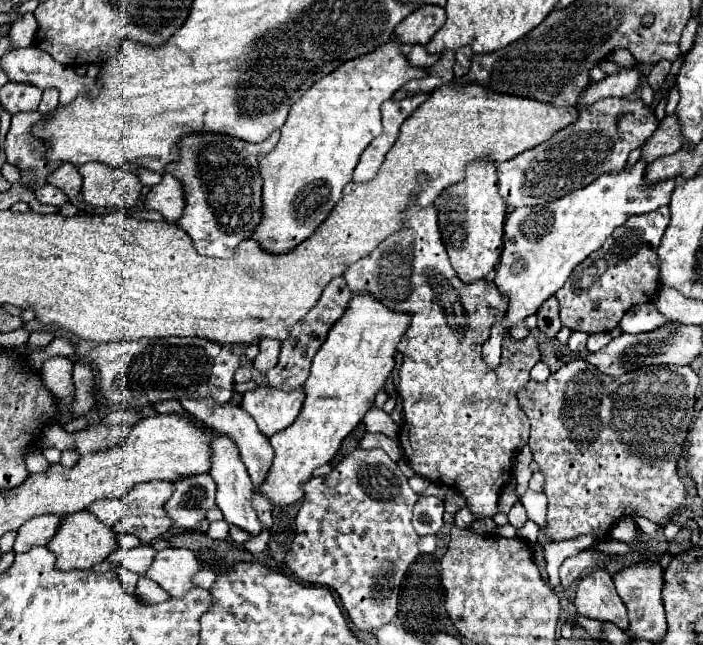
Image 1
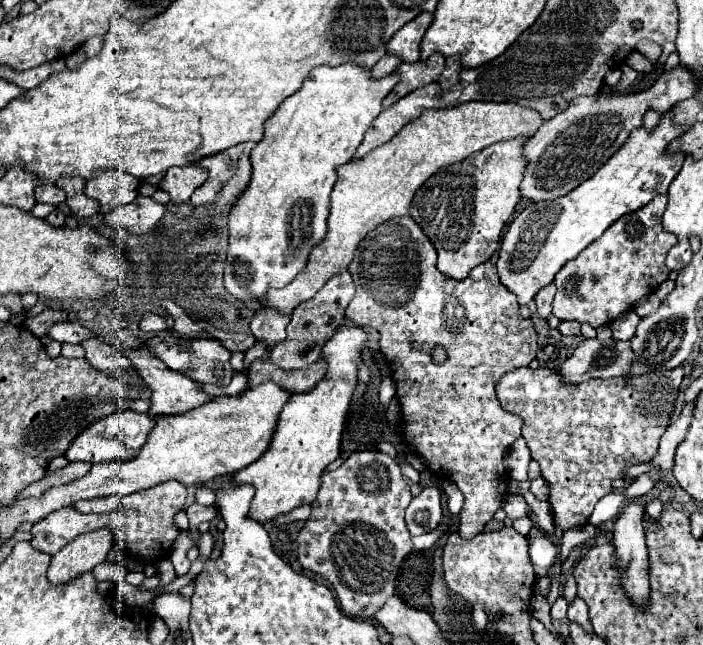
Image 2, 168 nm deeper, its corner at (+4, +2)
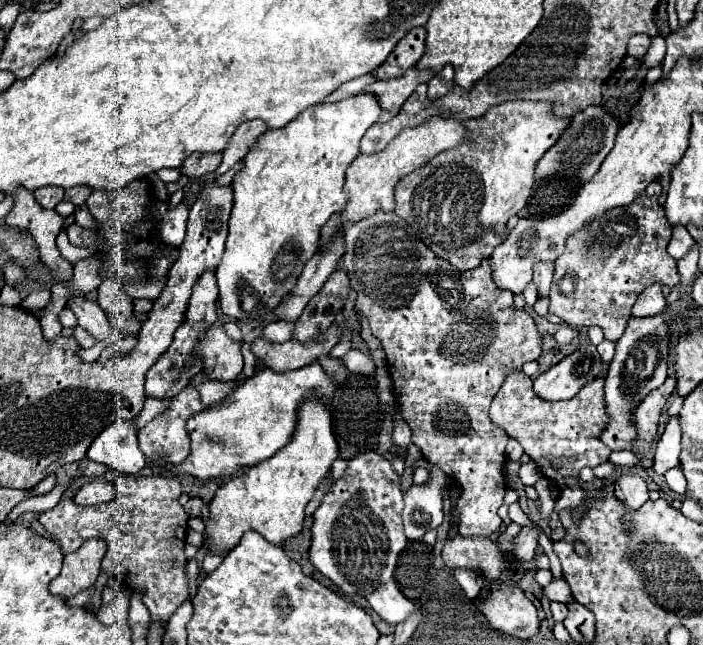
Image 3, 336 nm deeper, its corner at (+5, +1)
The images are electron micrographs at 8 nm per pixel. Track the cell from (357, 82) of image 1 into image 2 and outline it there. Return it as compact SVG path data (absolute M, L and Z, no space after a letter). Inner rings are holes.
M339 64L339 66L319 66L315 70L309 72L309 76L305 78L303 86L289 98L283 100L283 104L275 110L275 116L271 116L265 124L265 136L263 140L253 148L251 152L251 166L253 166L253 176L251 176L251 182L247 186L247 190L243 192L243 196L239 198L239 202L233 206L231 214L229 214L229 252L227 252L227 266L225 266L225 288L231 296L235 296L237 300L243 300L249 308L255 308L255 304L251 304L253 300L261 300L271 288L283 288L287 286L295 276L297 272L301 272L307 264L307 256L311 252L311 248L315 244L319 244L323 238L325 238L325 232L327 232L327 216L329 216L329 196L331 196L331 190L333 190L333 184L337 180L337 166L341 164L347 164L353 160L359 144L363 142L363 136L365 132L371 128L373 120L379 116L381 112L381 102L383 98L393 90L393 86L399 82L399 74L397 72L391 72L383 78L373 78L371 76L371 70L367 68L359 68L357 64Z

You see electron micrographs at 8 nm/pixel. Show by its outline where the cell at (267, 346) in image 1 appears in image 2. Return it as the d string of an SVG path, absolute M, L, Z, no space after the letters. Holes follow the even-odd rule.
M265 308L265 310L255 312L251 320L251 332L267 348L273 348L275 344L285 340L287 324L289 324L289 316L283 316L277 310Z

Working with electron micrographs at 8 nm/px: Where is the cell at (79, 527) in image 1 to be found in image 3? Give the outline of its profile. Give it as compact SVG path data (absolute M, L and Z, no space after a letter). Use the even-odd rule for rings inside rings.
M88 539L78 551L64 555L62 571L50 581L50 593L70 599L76 593L92 587L100 575L100 563L106 553L102 539Z

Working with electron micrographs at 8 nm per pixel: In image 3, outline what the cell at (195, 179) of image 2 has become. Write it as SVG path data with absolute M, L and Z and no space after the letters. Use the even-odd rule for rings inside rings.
M194 153L194 157L188 157L182 165L182 173L186 173L188 177L202 177L206 173L212 173L218 165L220 165L222 153L206 153L206 157L198 157L198 153Z

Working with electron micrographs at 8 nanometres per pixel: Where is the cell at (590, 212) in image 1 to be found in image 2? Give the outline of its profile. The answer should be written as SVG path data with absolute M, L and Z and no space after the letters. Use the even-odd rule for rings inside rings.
M663 114L653 132L647 132L643 126L633 130L627 144L623 144L591 180L585 180L559 200L529 204L509 222L501 240L497 272L503 286L517 296L521 306L527 306L541 288L553 282L563 264L595 242L617 218L643 208L657 194L667 194L669 184L683 164L681 154L665 154L667 144L677 136L679 128L671 124L669 114Z

